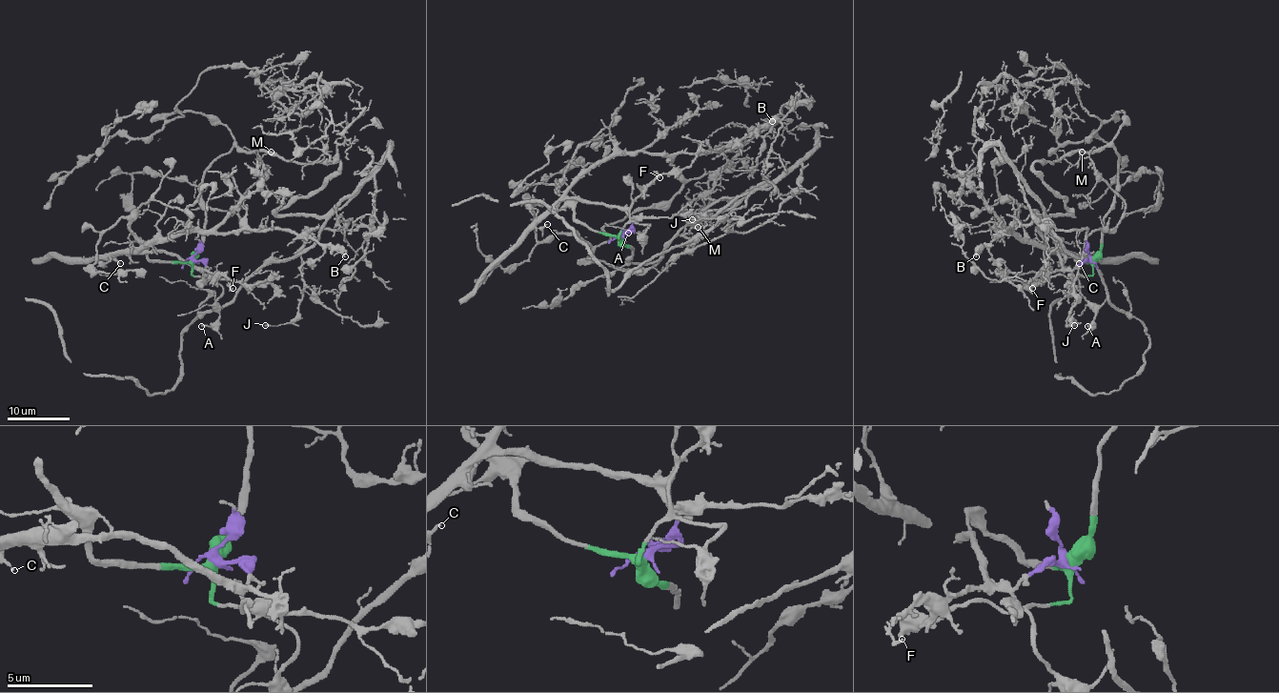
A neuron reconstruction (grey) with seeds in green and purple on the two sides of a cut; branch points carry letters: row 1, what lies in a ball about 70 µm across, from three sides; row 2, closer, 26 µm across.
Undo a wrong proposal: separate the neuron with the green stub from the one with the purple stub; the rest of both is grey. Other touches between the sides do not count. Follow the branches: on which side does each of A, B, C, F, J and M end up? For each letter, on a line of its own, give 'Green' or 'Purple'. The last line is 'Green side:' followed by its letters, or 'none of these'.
A: Green
B: Purple
C: Purple
F: Purple
J: Green
M: Green
Green side: A, J, M

